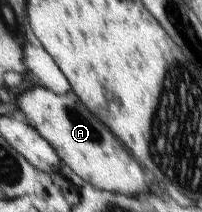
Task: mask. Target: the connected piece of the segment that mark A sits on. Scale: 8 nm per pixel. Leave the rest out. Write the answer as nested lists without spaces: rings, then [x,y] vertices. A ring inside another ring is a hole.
[[[29,84],[17,102],[29,116],[30,124],[57,149],[64,163],[89,184],[128,196],[147,193],[149,187],[141,165],[129,155],[123,143],[113,137],[107,124],[99,121],[90,107],[77,97],[75,91],[61,95],[52,89]]]

